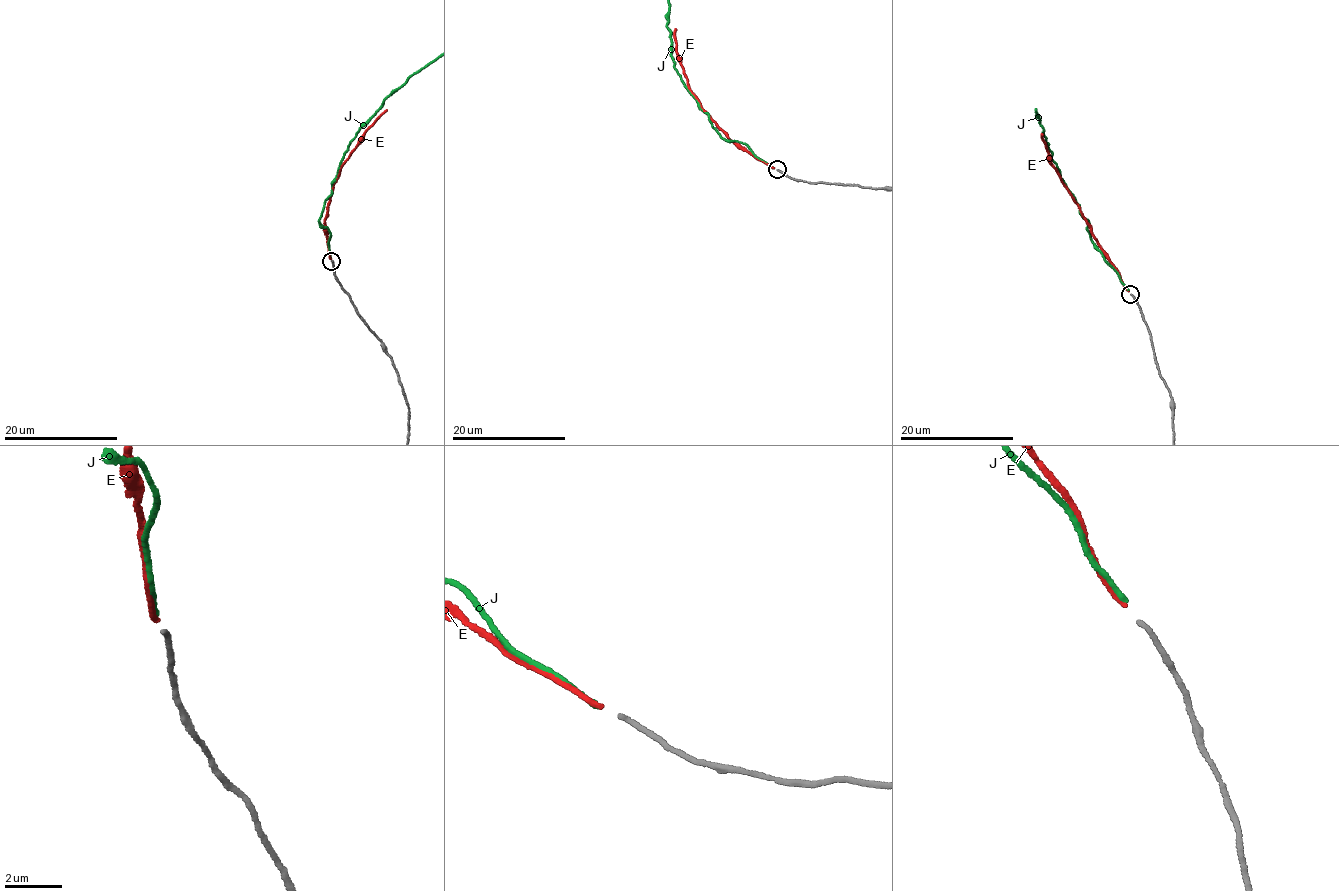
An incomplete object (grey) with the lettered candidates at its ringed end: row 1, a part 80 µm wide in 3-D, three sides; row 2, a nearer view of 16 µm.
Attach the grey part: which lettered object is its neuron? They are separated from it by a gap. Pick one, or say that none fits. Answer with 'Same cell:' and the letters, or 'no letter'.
Same cell: E

